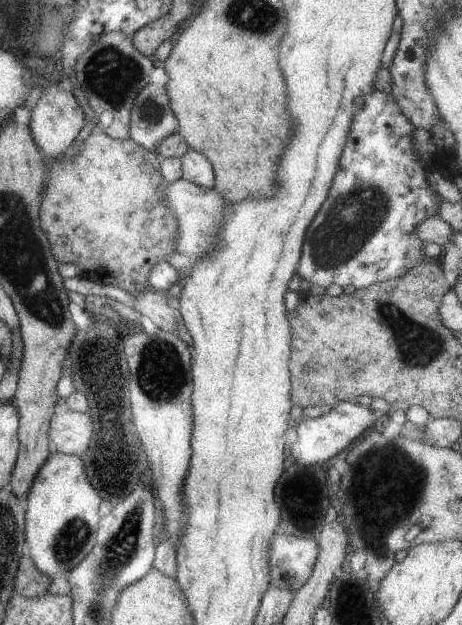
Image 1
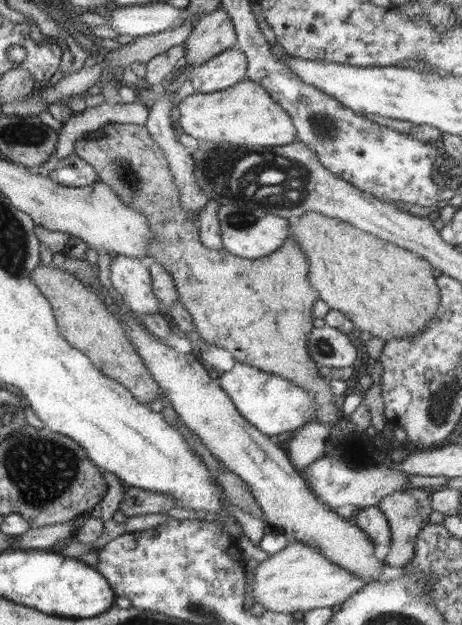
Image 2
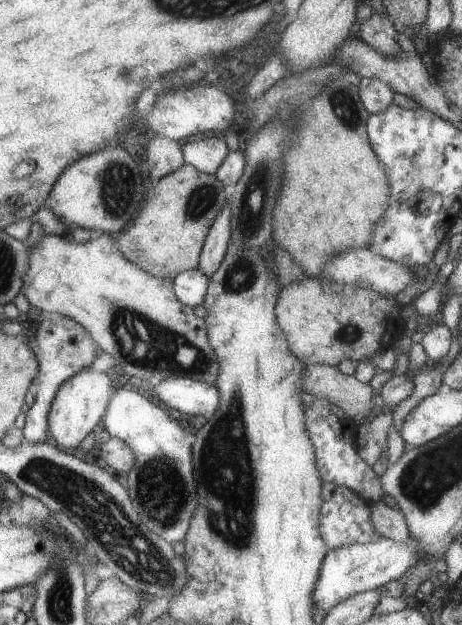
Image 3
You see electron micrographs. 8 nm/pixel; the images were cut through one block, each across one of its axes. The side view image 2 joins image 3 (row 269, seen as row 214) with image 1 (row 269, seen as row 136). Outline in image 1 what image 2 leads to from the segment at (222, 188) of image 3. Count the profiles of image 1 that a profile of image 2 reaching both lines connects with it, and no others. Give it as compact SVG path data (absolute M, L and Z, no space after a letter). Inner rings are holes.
M94 127L91 135L85 140L80 154L74 158L74 161L65 160L65 156L57 159L56 162L63 160L63 168L60 174L50 174L51 169L55 164L50 163L48 180L46 181L46 188L43 192L41 200L41 209L39 210L39 221L42 230L46 233L50 241L52 252L55 259L59 263L72 263L80 267L81 274L89 279L94 280L100 284L112 284L118 286L126 292L142 292L149 286L150 271L154 268L156 263L164 263L176 251L177 236L179 235L177 216L173 210L165 203L165 186L167 181L164 180L159 170L161 156L158 152L149 151L136 144L132 139L120 140L110 138L103 130Z

